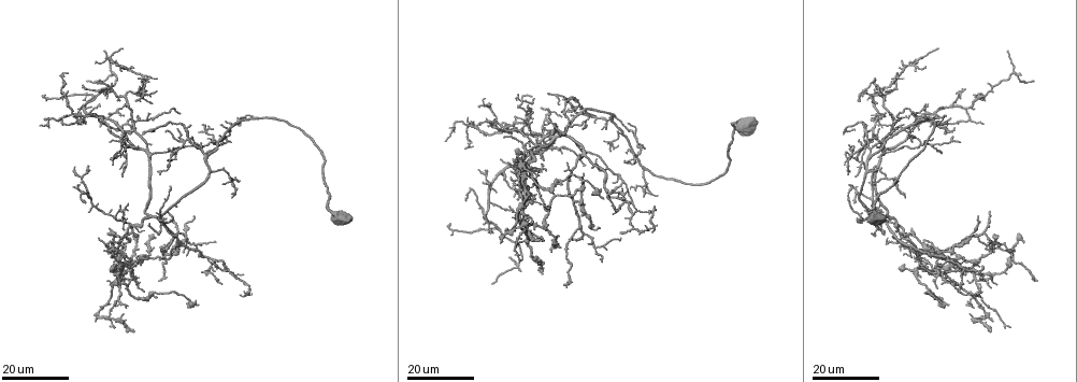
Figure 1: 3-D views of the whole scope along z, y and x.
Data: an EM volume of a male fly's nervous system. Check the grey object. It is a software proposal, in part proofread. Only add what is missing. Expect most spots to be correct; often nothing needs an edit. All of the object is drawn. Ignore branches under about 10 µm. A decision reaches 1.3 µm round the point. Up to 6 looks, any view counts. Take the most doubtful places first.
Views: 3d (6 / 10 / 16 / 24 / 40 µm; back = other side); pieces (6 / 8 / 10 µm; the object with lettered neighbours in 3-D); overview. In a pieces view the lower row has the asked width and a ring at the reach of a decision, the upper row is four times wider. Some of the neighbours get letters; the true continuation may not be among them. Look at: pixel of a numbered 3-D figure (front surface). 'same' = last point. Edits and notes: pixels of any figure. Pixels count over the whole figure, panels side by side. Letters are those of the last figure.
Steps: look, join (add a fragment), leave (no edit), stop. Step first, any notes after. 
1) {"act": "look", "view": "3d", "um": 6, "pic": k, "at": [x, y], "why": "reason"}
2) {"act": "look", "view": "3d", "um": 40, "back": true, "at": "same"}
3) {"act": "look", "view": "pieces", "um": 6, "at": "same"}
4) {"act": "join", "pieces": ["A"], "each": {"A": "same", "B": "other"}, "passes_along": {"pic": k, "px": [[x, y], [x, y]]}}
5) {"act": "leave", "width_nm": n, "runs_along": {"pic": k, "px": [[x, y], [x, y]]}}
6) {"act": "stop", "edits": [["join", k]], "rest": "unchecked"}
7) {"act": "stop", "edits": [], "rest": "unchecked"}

{"act": "look", "view": "3d", "um": 24, "pic": 1, "at": [988, 213], "why": "free end"}

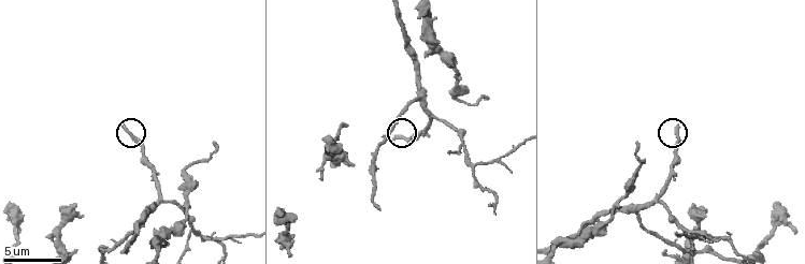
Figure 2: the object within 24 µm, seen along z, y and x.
{"act": "look", "view": "3d", "um": 10, "pic": 2, "at": [122, 125]}

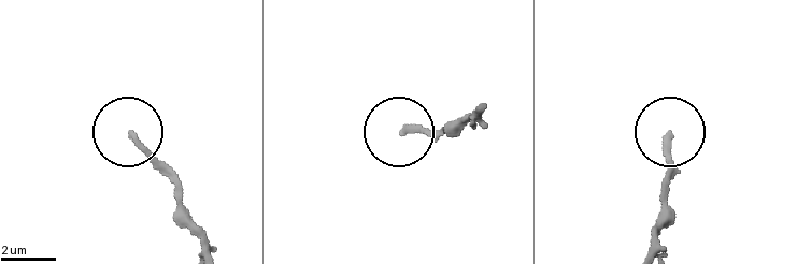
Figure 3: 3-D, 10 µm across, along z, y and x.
{"act": "look", "view": "pieces", "um": 10, "pic": 3, "at": [134, 133]}

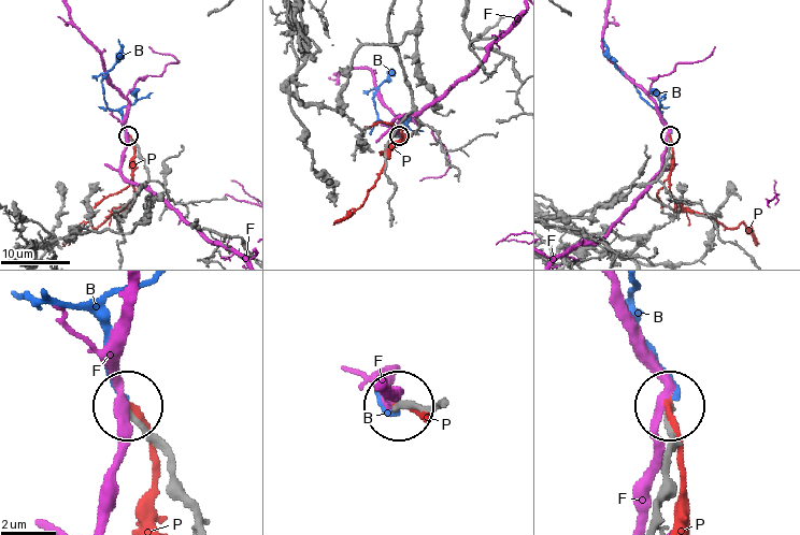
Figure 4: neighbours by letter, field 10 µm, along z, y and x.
{"act": "leave", "each": {"B": "other", "F": "other", "P": "other"}, "found": "no lettered fragment goes on from it"}

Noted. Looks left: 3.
{"act": "look", "view": "3d", "um": 24, "pic": 1, "at": [604, 196], "why": "end of a long branch"}

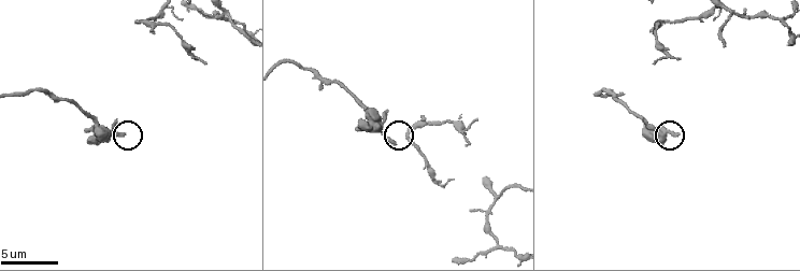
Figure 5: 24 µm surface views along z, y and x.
{"act": "look", "view": "pieces", "um": 10, "pic": 5, "at": [123, 135]}

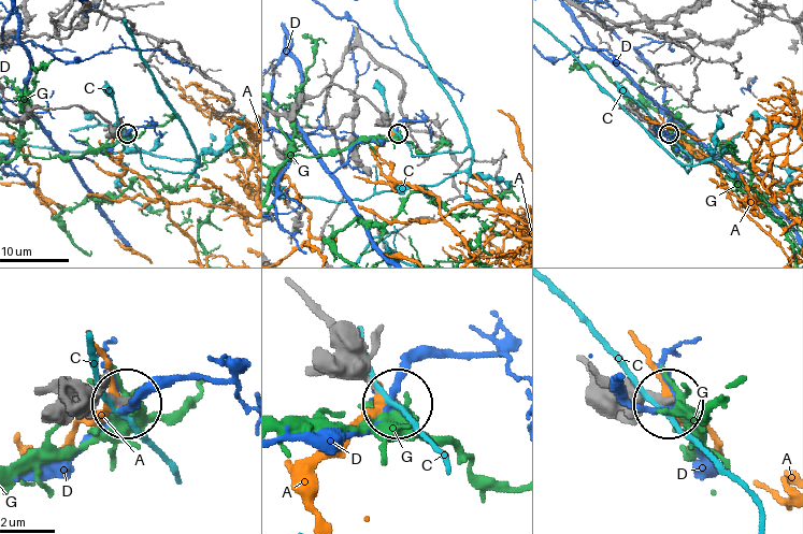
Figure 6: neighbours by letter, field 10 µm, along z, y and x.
{"act": "leave", "each": {"A": "other", "C": "other", "D": "other", "G": "other"}, "runs_along": {"pic": 6, "px": [[298, 106], [337, 84], [362, 97], [397, 132]]}, "found": "none of them fits"}

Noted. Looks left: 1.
{"act": "stop", "edits": [], "rest": "unchecked"}

